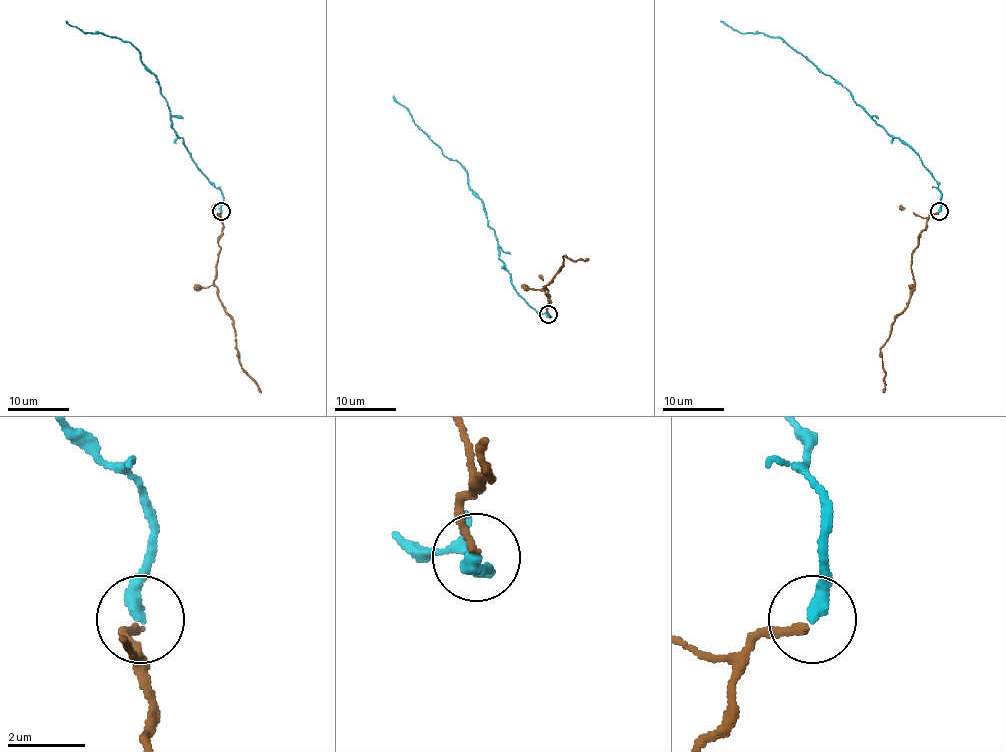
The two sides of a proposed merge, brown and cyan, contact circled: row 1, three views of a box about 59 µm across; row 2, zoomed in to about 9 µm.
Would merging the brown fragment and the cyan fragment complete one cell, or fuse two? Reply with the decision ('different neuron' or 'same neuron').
same neuron

